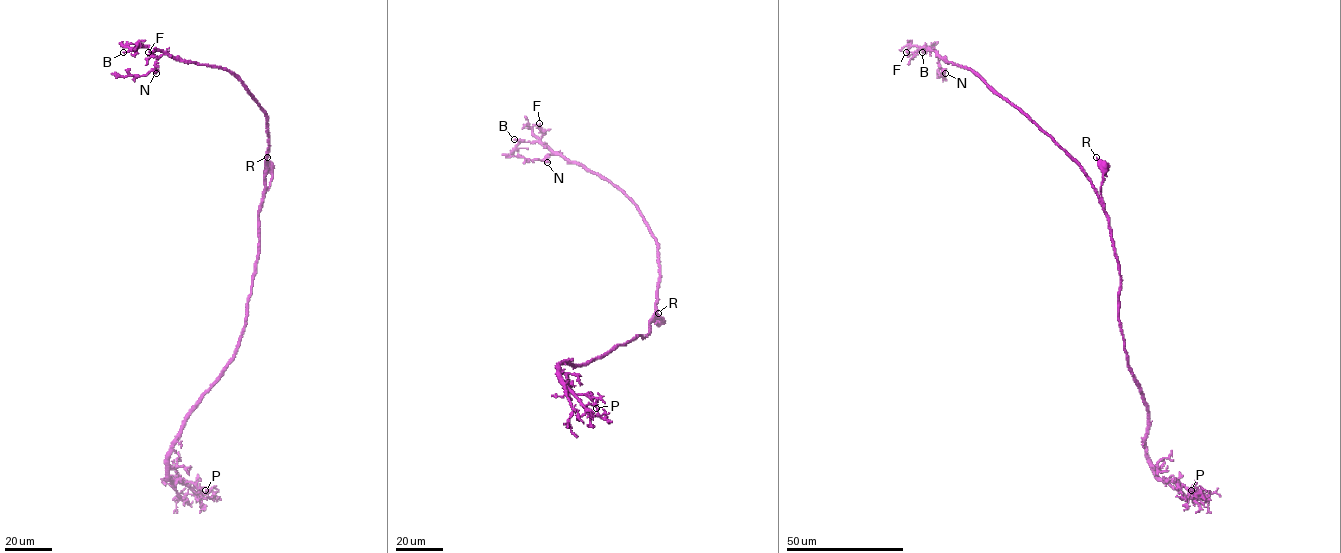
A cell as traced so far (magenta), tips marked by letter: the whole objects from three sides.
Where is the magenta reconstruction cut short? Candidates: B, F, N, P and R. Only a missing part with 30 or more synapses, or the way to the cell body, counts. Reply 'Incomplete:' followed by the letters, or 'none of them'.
Incomplete: B, F

